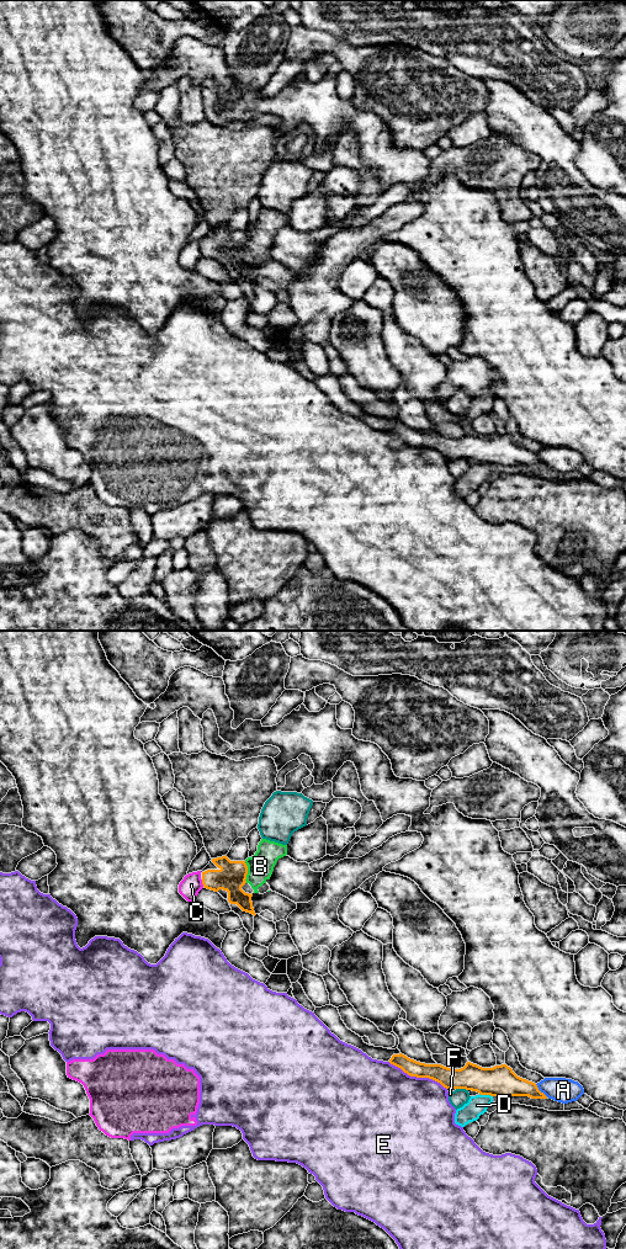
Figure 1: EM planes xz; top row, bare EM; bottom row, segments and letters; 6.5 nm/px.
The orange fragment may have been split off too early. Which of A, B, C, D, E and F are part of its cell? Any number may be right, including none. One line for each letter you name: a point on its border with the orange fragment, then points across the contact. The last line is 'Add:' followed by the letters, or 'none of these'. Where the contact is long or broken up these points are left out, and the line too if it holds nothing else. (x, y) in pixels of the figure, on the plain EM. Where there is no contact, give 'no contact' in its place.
Add: none of these

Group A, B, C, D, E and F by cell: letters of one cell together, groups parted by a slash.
A / B / C E / D / F

